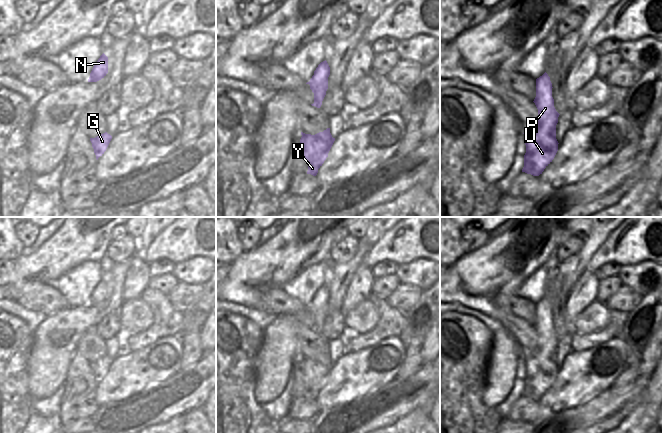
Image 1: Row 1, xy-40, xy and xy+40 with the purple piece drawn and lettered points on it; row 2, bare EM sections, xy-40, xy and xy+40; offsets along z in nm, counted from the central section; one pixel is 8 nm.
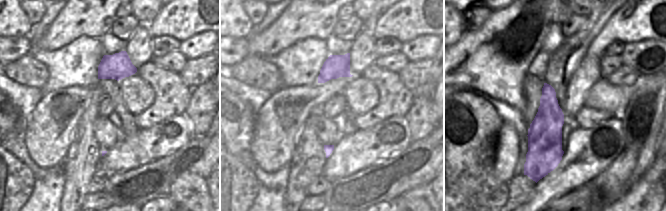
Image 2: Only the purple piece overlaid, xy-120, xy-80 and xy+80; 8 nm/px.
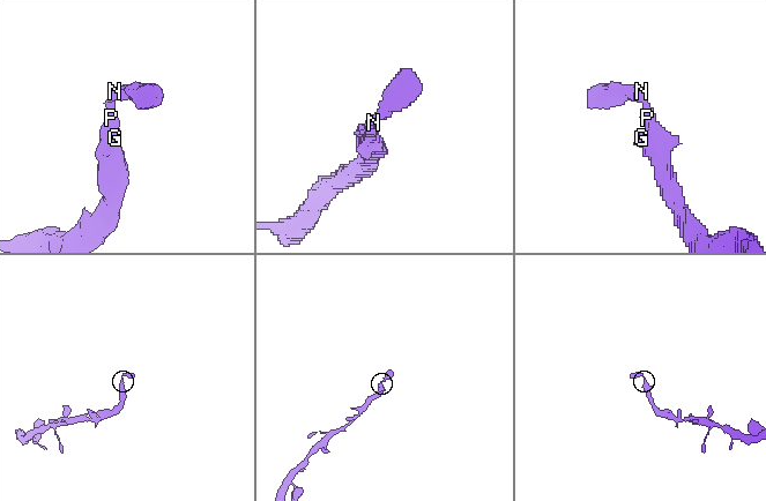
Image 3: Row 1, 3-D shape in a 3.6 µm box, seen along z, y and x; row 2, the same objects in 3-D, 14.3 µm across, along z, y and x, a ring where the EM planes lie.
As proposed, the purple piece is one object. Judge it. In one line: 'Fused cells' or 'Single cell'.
Single cell.

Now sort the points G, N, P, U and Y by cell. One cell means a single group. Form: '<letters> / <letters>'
G N P U Y

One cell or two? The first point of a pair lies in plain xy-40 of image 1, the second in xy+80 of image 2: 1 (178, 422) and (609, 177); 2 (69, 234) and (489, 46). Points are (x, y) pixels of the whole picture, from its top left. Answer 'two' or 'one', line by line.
1: two
2: one

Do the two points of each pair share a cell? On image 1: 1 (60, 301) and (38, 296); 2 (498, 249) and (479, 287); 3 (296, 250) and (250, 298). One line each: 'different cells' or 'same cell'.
1: same cell
2: same cell
3: same cell

